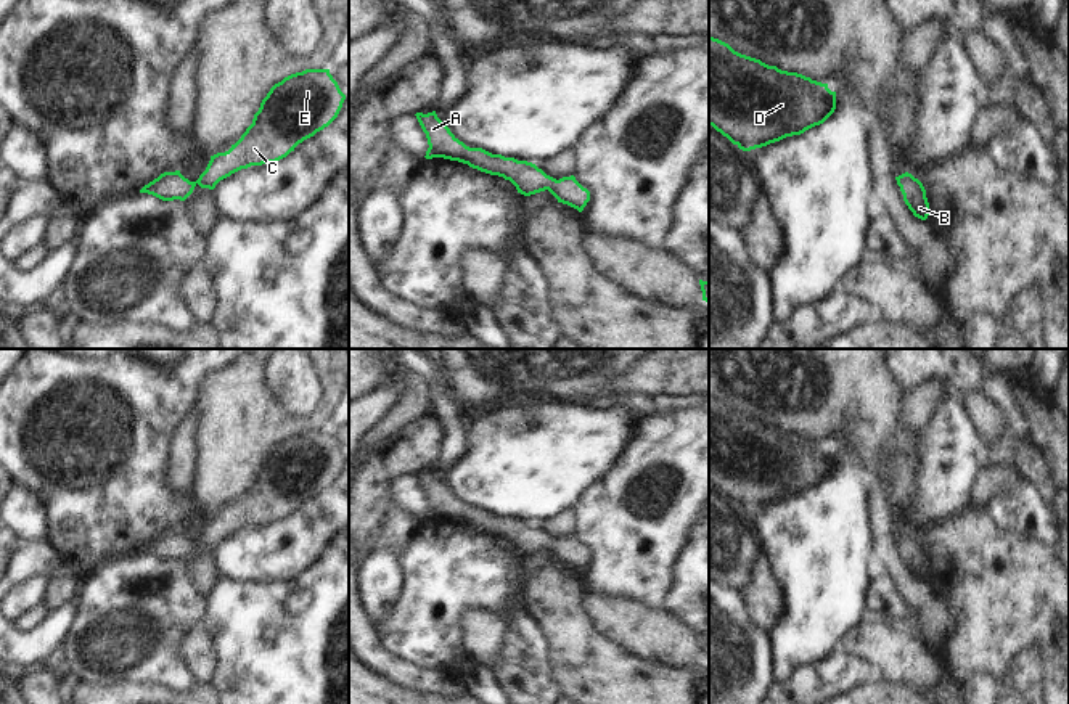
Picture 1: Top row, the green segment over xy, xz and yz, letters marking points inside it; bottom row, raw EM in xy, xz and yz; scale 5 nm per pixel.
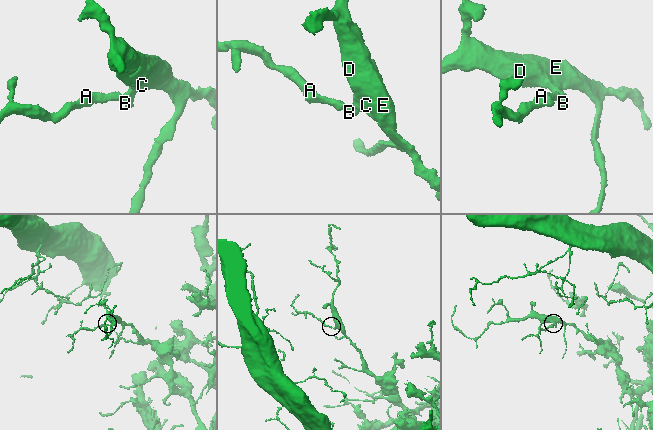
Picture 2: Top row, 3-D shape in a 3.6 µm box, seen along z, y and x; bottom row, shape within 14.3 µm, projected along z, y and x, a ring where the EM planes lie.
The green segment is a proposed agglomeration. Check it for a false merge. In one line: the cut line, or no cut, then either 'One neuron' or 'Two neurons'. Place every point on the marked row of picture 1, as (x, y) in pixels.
No split. One neuron

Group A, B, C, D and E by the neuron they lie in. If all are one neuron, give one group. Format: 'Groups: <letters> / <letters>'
Groups: A B C D E

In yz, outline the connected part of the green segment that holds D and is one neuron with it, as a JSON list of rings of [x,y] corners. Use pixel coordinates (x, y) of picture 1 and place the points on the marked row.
[[[709,37],[709,125],[743,151],[801,135],[836,109],[828,84],[781,71]]]

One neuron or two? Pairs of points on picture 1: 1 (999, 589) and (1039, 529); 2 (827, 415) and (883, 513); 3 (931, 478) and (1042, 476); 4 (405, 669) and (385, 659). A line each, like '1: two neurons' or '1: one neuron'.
1: two neurons
2: two neurons
3: two neurons
4: one neuron

